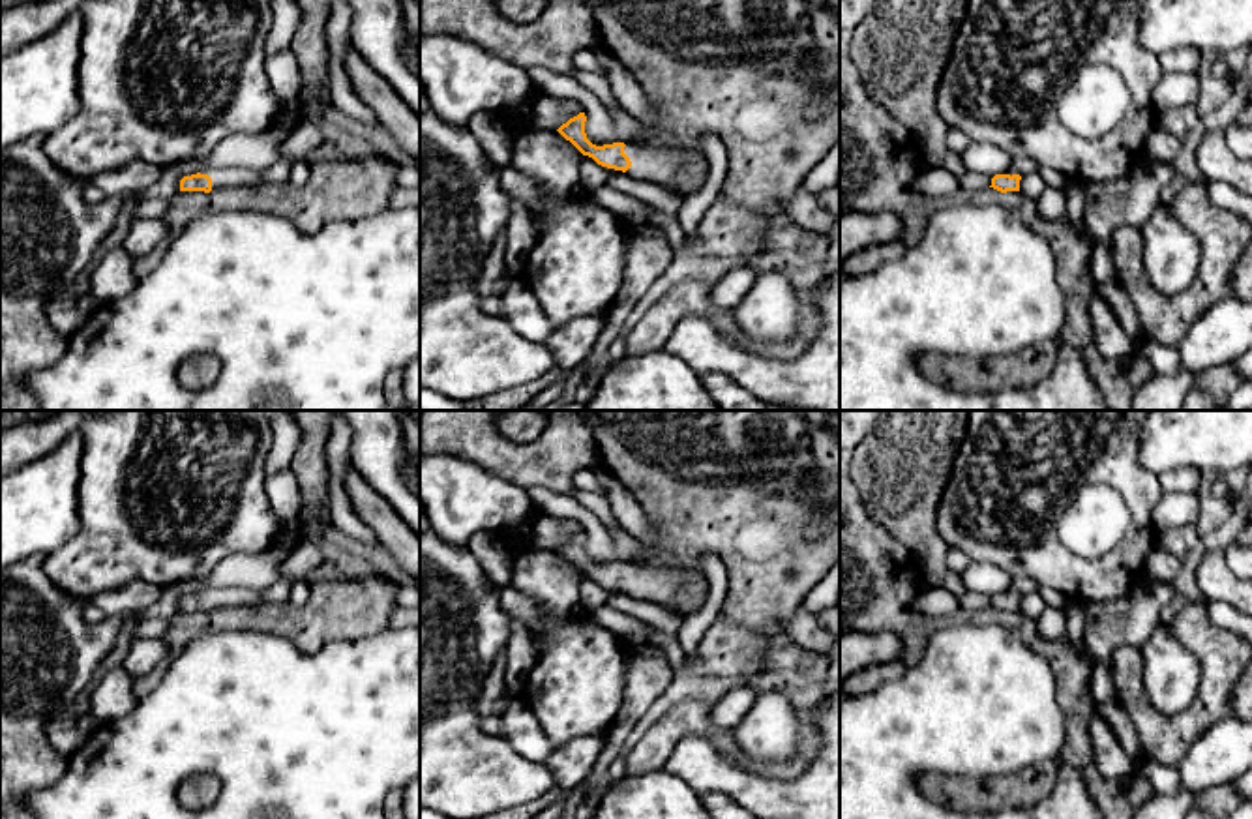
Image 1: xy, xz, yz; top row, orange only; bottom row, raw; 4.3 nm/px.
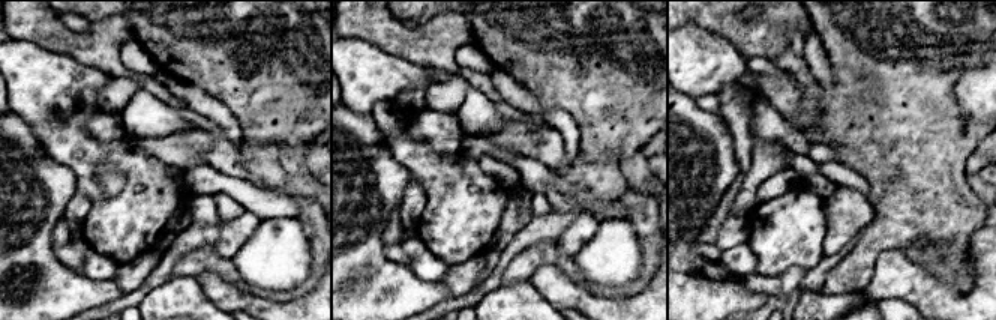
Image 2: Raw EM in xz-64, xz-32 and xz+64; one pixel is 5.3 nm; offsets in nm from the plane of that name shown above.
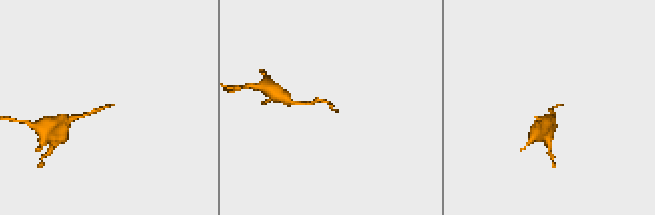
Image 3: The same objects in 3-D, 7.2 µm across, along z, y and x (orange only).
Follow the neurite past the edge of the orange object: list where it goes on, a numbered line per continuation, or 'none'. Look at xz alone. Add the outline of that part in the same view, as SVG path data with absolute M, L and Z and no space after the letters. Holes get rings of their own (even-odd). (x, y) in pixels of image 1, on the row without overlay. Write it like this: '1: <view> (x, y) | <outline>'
1: xz (686, 591) | M628 562L624 573L630 577L632 587L626 590L635 600L654 603L673 603L686 617L701 611L707 603L708 585L701 573L684 573L667 570L654 564L643 566Z

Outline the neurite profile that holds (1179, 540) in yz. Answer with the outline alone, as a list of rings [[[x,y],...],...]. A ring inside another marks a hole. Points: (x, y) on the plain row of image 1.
[[[1196,525],[1173,527],[1164,532],[1156,532],[1156,544],[1179,558],[1190,553],[1198,540],[1200,534]]]

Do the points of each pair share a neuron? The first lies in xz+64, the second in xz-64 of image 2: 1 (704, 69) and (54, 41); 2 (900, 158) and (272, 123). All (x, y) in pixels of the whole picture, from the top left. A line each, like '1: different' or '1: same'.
1: different
2: same

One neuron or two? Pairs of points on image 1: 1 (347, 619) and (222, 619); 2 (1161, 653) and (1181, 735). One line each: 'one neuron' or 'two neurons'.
1: one neuron
2: two neurons

